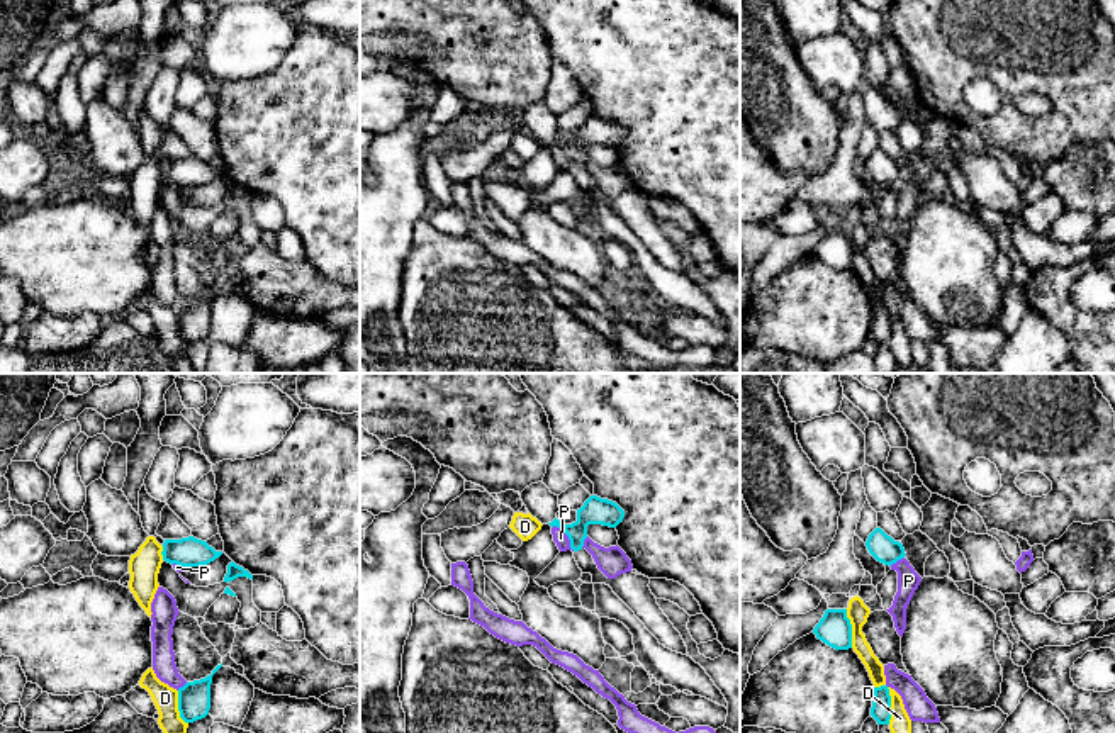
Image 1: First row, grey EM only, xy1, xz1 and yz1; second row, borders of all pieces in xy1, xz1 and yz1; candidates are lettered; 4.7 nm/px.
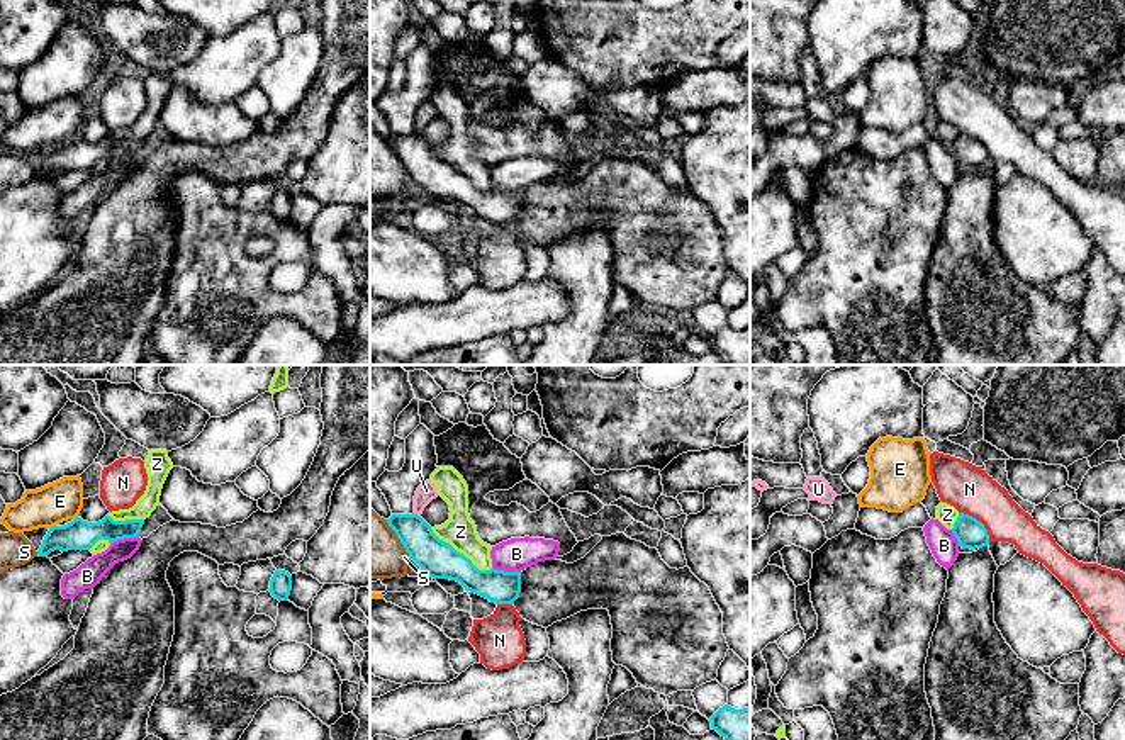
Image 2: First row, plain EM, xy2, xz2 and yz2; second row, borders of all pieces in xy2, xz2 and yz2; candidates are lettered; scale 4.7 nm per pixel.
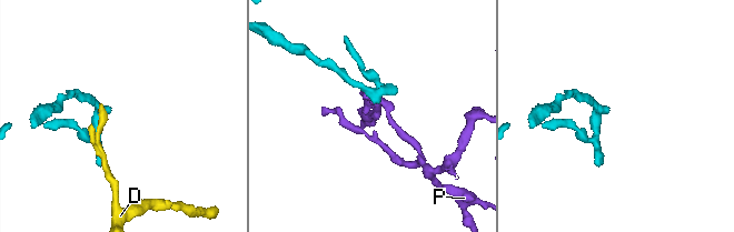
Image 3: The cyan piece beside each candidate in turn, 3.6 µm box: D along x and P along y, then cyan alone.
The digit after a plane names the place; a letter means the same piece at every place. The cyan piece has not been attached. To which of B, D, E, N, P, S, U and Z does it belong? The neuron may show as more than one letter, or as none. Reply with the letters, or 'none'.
none

